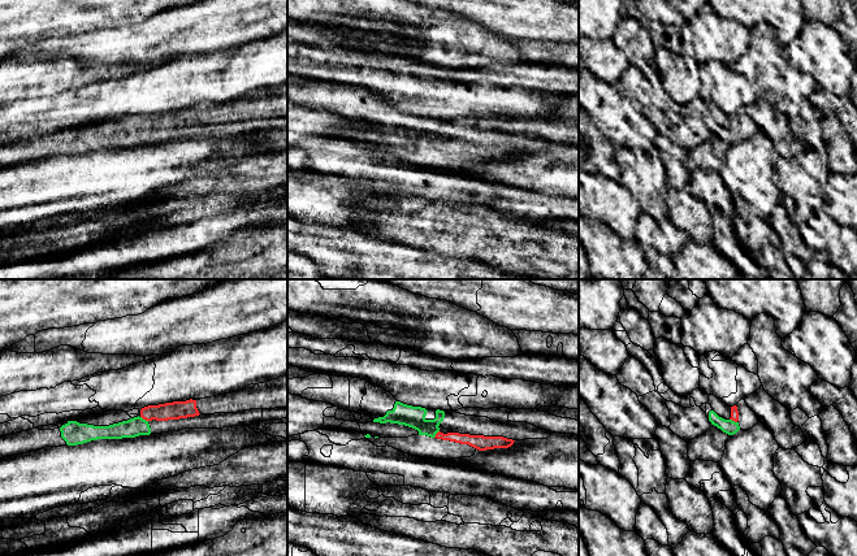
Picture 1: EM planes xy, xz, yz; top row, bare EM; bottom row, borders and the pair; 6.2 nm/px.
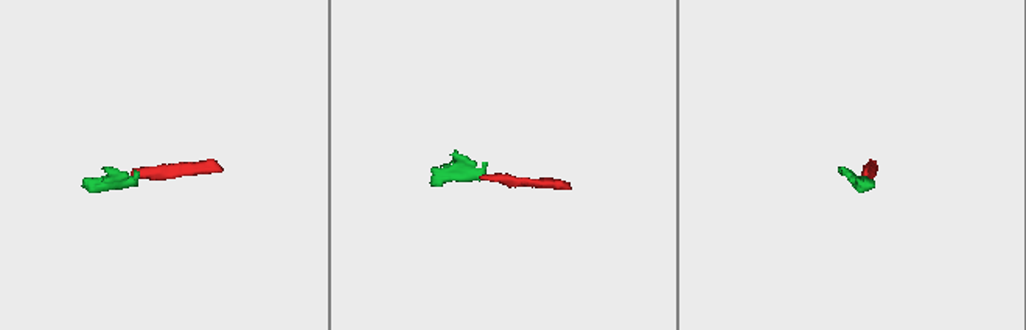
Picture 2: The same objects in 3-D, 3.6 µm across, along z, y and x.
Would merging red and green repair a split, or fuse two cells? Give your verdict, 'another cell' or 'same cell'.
same cell

